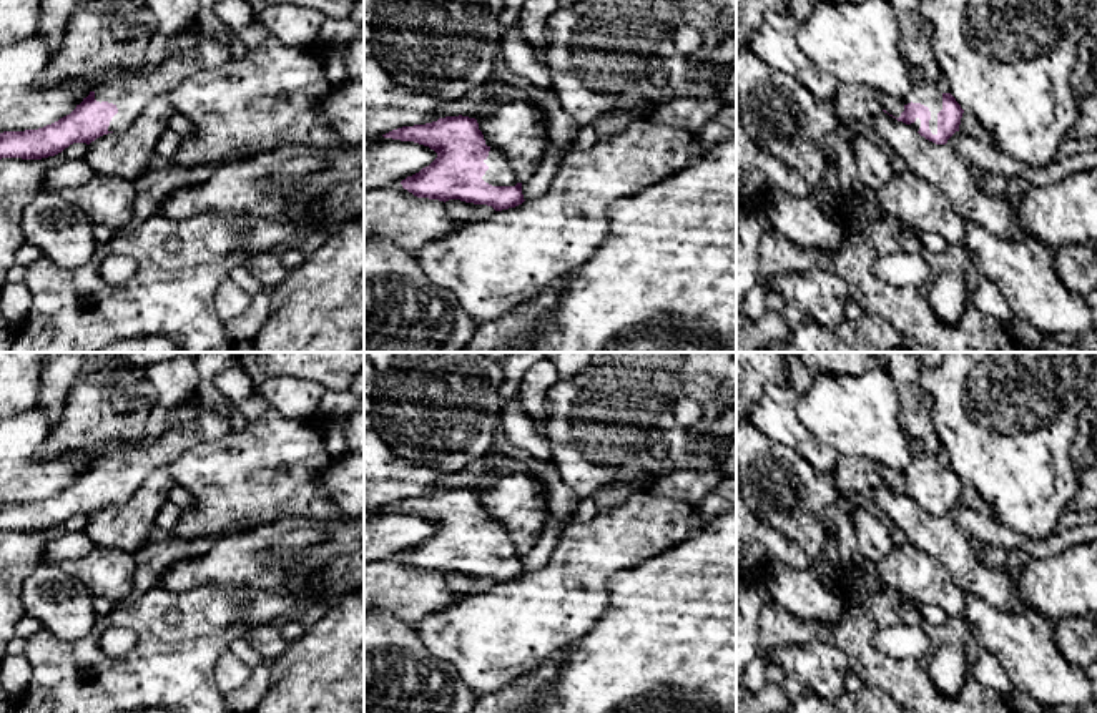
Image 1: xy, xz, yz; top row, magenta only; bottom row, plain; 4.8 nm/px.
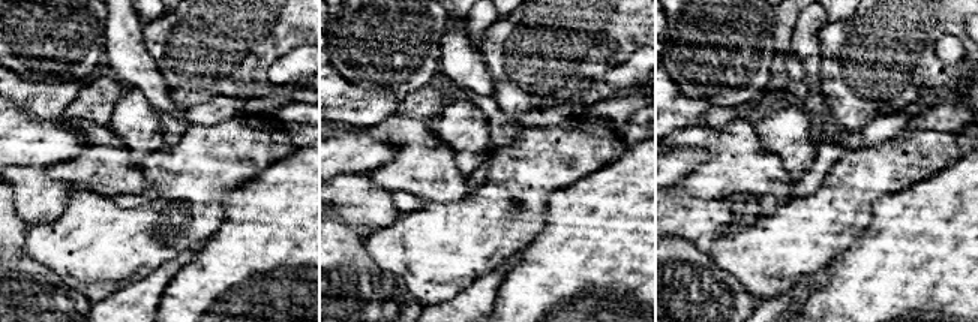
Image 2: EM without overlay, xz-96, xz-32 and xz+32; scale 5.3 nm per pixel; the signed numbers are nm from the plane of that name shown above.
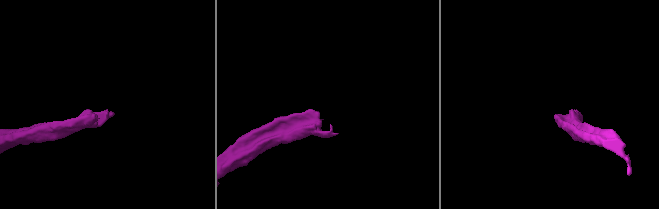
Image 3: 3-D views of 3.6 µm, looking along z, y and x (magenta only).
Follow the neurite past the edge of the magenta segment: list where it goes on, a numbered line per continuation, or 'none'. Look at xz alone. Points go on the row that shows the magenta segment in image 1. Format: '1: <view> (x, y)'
1: xz (499, 173)

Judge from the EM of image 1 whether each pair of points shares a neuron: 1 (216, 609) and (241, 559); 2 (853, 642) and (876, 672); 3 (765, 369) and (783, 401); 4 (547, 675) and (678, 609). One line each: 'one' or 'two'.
1: two
2: one
3: two
4: two

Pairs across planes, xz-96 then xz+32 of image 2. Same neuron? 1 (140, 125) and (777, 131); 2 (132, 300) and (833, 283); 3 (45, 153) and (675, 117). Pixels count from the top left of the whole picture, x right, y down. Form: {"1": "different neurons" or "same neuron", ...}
{"1": "same neuron", "2": "different neurons", "3": "different neurons"}

